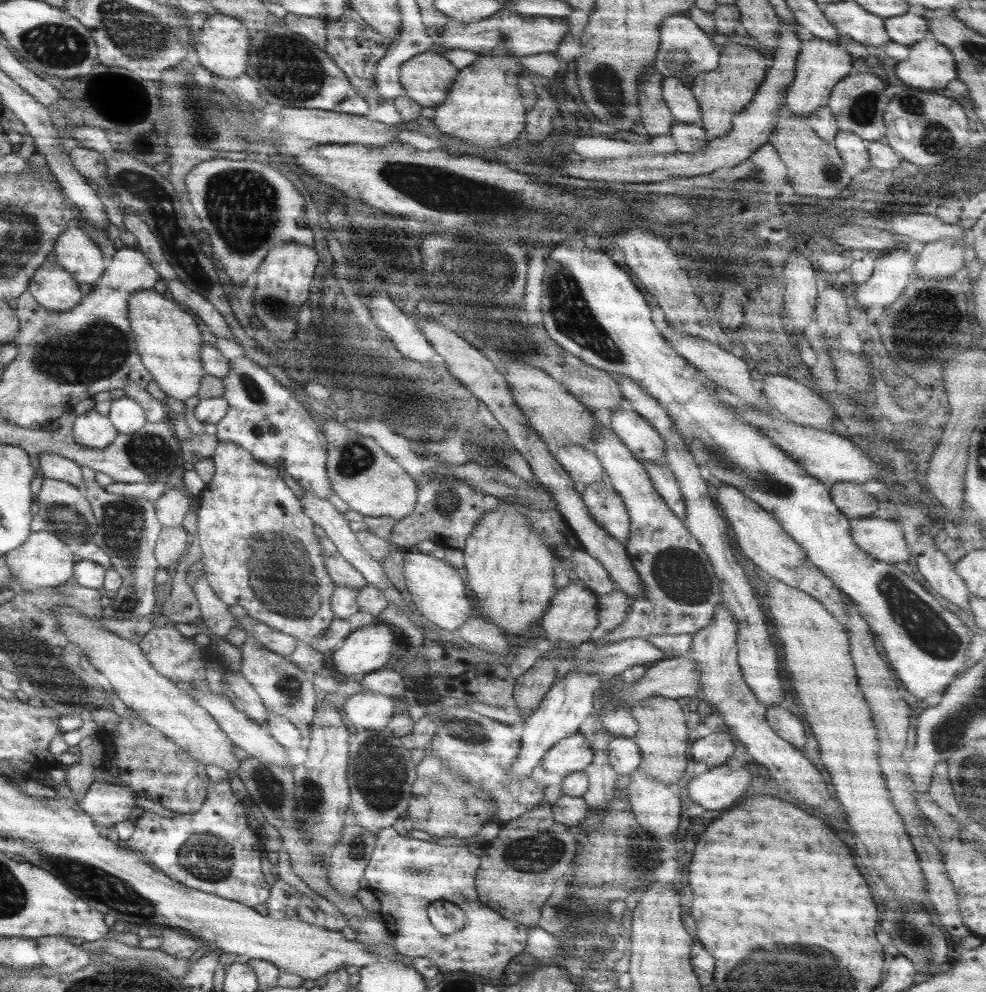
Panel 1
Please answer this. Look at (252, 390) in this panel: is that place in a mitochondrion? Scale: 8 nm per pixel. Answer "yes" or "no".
yes

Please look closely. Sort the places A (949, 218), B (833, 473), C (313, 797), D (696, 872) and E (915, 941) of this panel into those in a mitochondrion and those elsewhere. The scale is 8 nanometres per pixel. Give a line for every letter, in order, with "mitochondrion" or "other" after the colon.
A: other
B: other
C: mitochondrion
D: other
E: mitochondrion

